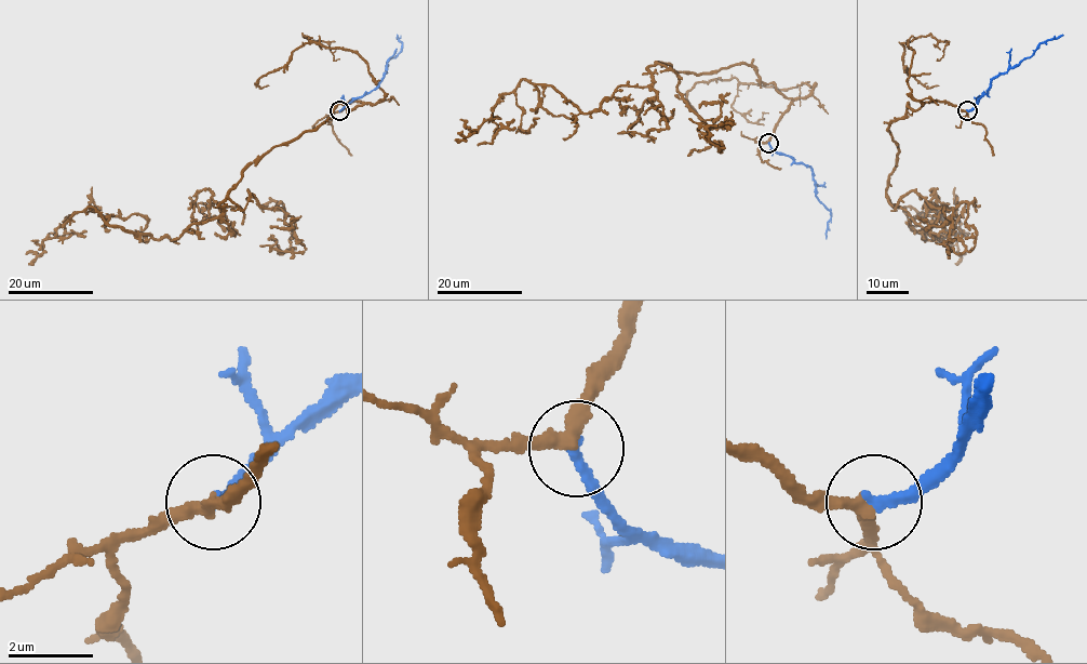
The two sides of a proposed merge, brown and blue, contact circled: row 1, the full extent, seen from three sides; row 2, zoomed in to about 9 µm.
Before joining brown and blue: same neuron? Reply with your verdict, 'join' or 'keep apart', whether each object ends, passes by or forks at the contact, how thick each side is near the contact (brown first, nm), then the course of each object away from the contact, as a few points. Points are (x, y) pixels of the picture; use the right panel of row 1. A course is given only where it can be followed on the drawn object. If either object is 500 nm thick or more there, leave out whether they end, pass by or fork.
join; brown passes by; blue ends; calibres 300 and 240 nm; course brown (967, 110), (908, 103), (887, 129), (898, 151), (886, 197), (937, 238), (917, 233), (906, 207), (964, 254); course blue (967, 110), (988, 93), (992, 79), (1020, 63), (1041, 42), (1062, 35)

